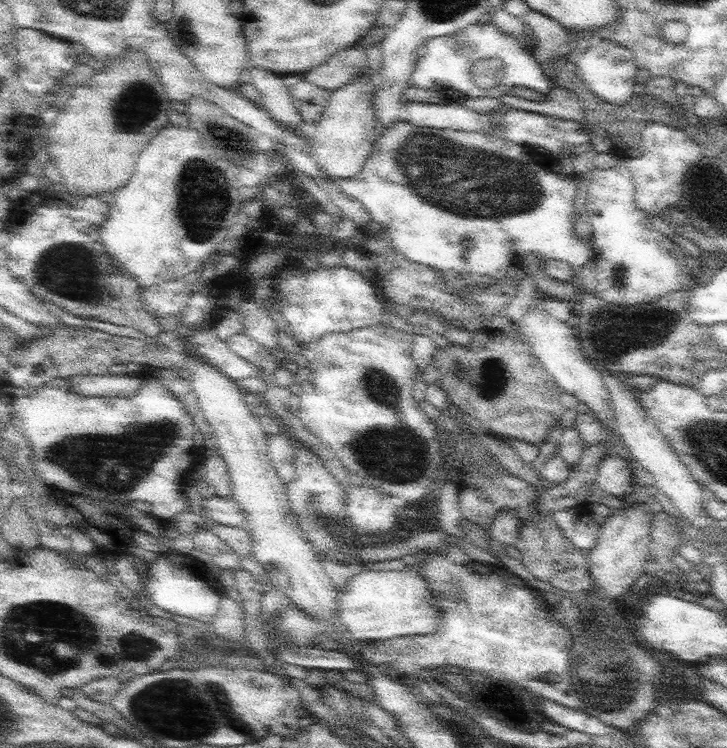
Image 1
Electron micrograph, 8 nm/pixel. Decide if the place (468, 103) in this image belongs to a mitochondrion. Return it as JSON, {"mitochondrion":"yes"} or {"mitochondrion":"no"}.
{"mitochondrion":"no"}

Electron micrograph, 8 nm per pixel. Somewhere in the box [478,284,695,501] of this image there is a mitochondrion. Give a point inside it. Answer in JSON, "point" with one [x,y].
{"point":[641,330]}

